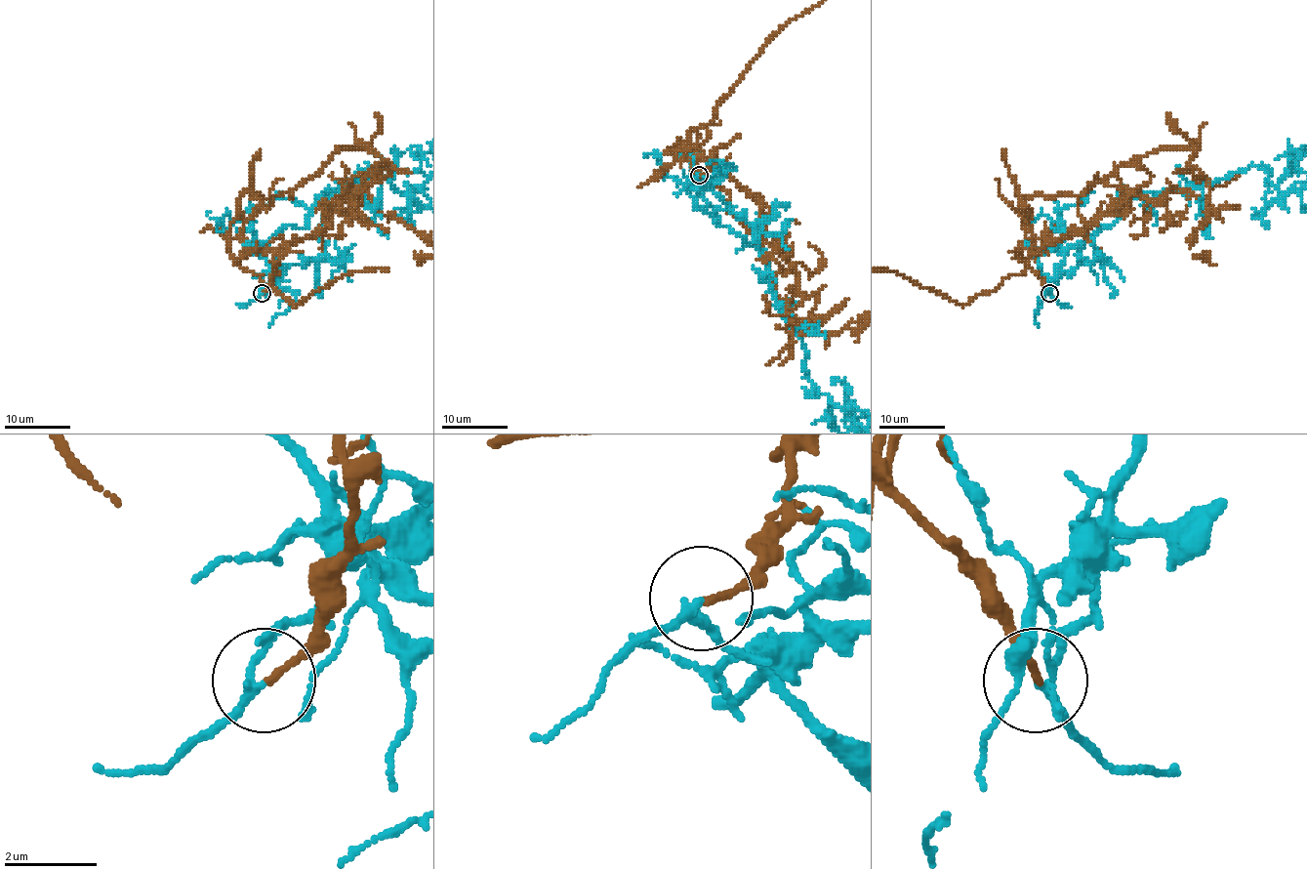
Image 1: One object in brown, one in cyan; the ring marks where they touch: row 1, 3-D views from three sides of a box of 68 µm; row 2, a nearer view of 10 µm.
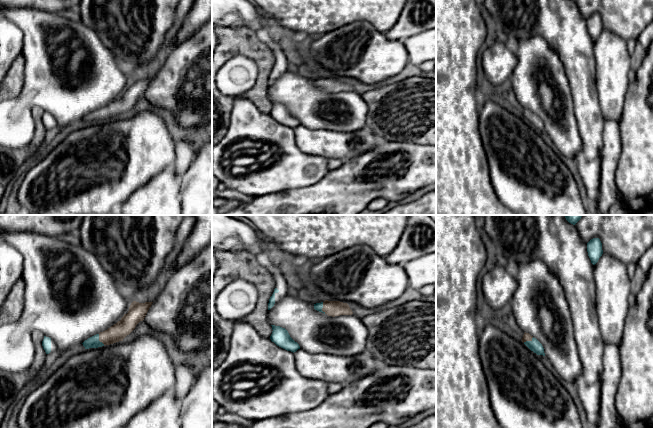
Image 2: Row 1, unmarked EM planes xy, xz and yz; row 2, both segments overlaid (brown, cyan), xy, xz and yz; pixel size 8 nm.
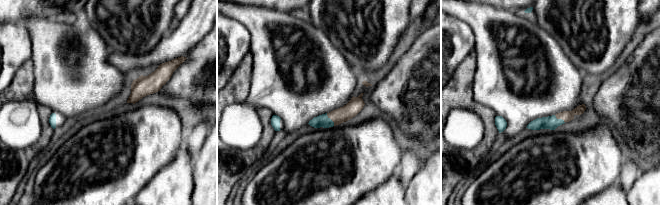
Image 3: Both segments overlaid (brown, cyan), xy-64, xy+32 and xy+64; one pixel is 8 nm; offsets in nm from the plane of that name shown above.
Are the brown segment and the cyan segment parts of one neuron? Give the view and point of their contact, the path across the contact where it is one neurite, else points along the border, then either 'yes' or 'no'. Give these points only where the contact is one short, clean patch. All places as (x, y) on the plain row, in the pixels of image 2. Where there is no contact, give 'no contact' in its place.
contact xz (322, 84); border xz (322, 78), (322, 86), (325, 89); no

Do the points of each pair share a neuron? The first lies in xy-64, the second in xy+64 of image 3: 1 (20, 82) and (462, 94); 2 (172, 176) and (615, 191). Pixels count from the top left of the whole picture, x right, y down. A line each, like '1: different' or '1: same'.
1: same
2: same

